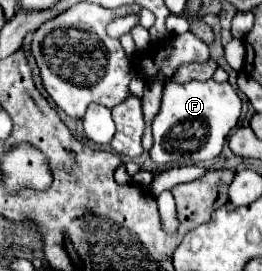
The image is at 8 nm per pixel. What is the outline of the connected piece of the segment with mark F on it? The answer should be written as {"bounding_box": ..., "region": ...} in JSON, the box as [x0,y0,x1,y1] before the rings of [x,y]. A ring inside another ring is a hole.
{"bounding_box":[149,82,241,166],"region":[[[167,82],[163,88],[161,108],[153,120],[155,144],[149,150],[151,160],[157,166],[173,164],[199,164],[215,160],[221,154],[229,130],[241,116],[241,98],[229,82]]]}

